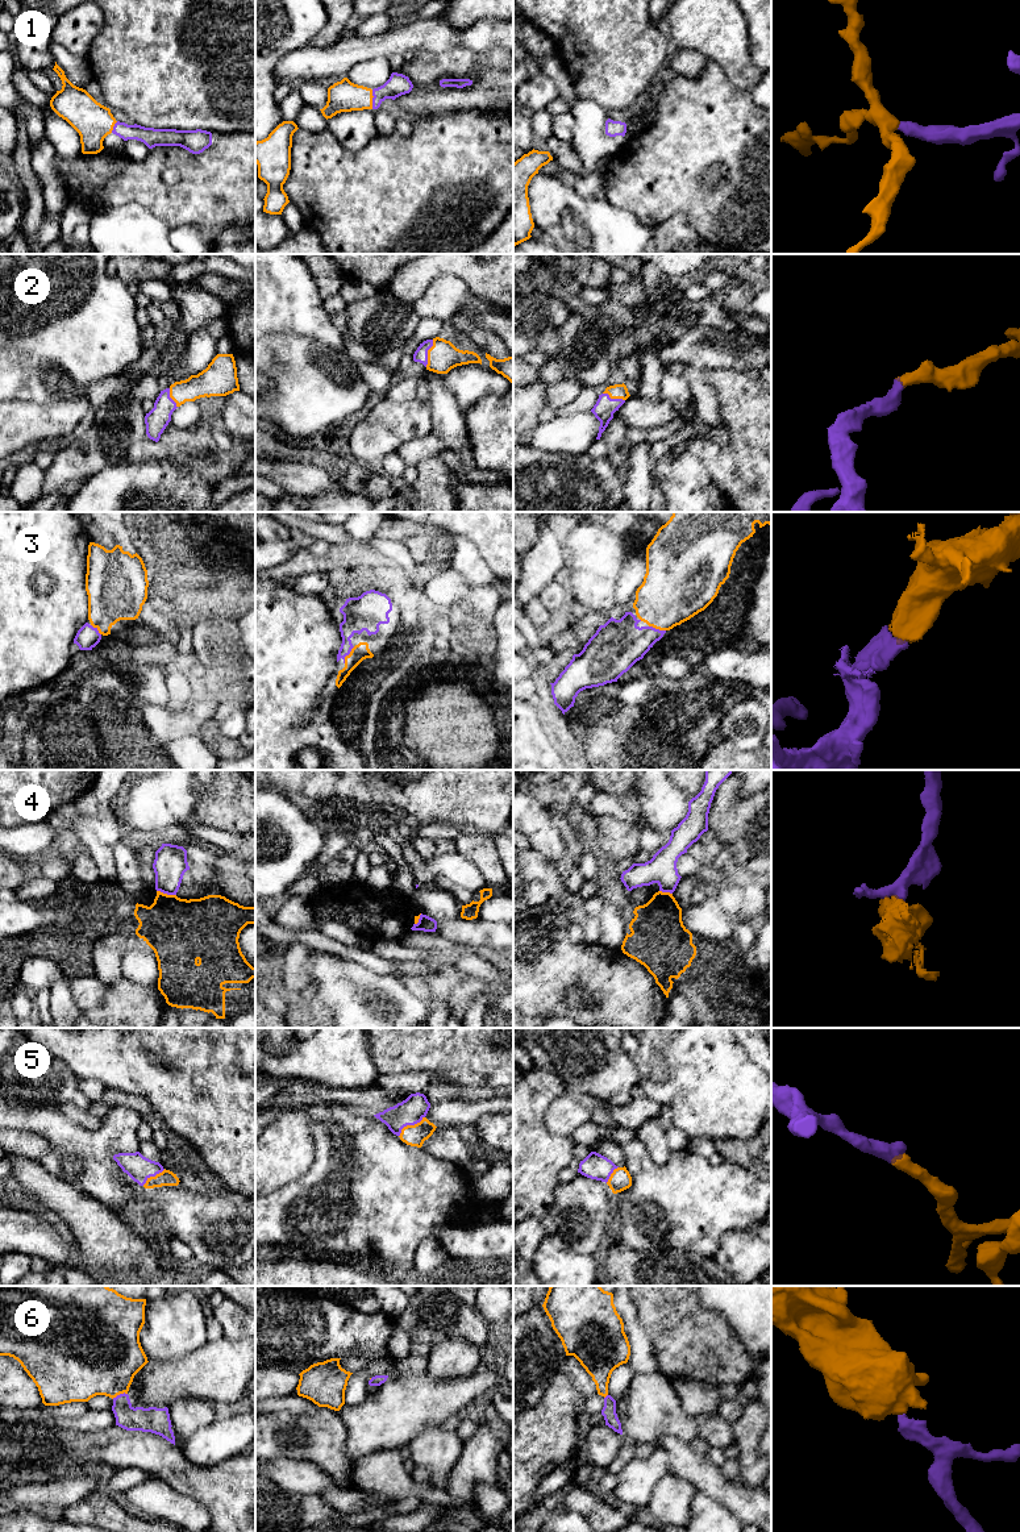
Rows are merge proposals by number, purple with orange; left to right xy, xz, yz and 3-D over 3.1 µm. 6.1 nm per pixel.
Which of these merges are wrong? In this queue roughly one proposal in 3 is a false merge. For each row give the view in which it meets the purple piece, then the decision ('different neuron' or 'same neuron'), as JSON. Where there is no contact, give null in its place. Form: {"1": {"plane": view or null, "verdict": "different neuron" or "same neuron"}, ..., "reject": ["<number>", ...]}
{"1": {"plane": "xz", "verdict": "same neuron"}, "2": {"plane": "xz", "verdict": "same neuron"}, "3": {"plane": "xz", "verdict": "same neuron"}, "4": {"plane": "xy", "verdict": "different neuron"}, "5": {"plane": "xz", "verdict": "same neuron"}, "6": {"plane": "xy", "verdict": "same neuron"}, "reject": ["4"]}

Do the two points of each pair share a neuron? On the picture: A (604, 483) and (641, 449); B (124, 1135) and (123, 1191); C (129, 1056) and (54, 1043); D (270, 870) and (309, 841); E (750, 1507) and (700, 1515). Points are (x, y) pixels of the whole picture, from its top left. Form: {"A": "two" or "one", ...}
{"A": "two", "B": "one", "C": "one", "D": "one", "E": "two"}

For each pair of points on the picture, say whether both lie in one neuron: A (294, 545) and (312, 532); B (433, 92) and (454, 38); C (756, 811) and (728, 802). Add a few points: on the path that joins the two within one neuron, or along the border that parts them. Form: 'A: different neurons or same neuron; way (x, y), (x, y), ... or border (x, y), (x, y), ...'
A: different neurons; border (312, 537), (319, 537), (329, 544)
B: different neurons; border (420, 48), (444, 53), (465, 46), (479, 53)
C: same neuron; way (749, 811), (737, 811), (735, 808)

